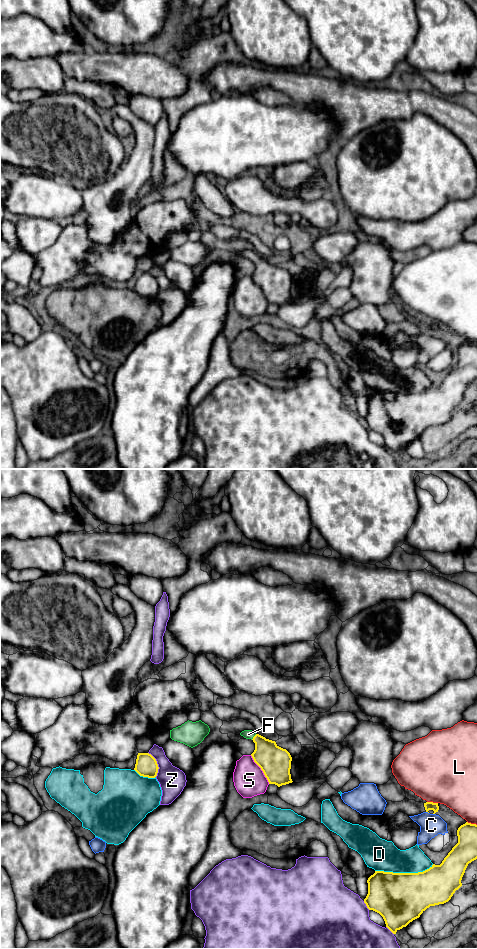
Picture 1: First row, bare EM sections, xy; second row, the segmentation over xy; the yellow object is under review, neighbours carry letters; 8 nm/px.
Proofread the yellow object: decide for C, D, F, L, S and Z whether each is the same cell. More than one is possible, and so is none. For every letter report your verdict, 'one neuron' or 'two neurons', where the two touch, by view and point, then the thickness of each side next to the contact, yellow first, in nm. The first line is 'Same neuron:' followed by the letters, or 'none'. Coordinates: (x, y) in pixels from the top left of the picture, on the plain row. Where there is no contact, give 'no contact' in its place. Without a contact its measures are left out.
Same neuron: F
C: two neurons | xy (427, 331) | 70/180 nm
D: two neurons | xy (404, 393) | 400/260 nm
F: one neuron | xy (253, 257) | 240/80 nm
L: two neurons | xy (432, 322) | 70/500 nm
S: two neurons | xy (261, 289) | 260/260 nm
Z: two neurons | xy (157, 284) | 180/220 nm

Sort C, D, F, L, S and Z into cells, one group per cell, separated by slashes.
C / D / F / L / S / Z

